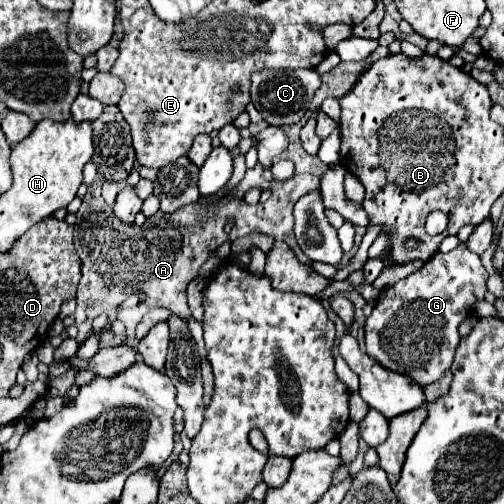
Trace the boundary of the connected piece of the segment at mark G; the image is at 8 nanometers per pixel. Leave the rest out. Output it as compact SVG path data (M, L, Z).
M465 244L447 254L439 252L421 270L381 292L365 322L367 354L391 372L411 376L419 386L437 382L451 368L455 348L461 340L457 326L485 298L487 278L479 256Z

